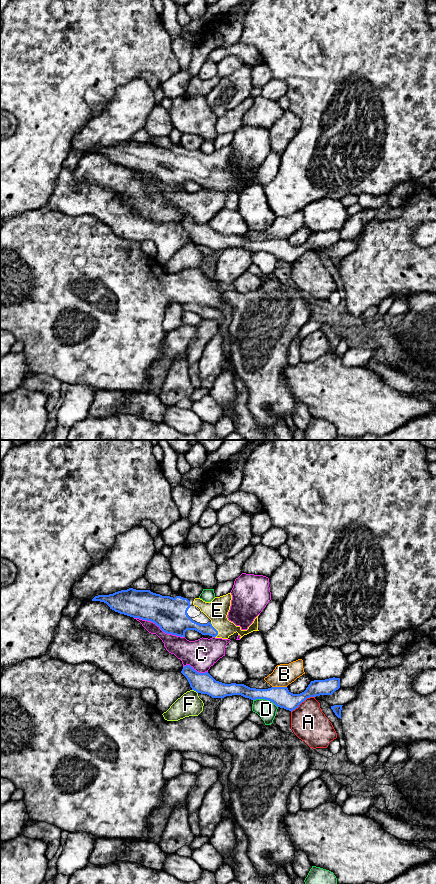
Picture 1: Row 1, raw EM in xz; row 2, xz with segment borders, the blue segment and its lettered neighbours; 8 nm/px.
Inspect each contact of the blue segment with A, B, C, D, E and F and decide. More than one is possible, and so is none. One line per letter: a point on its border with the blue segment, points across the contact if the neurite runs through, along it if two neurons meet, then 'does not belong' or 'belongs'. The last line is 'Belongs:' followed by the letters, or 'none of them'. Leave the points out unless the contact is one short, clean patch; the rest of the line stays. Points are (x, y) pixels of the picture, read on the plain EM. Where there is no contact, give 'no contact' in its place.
A: xz (302, 253) | along xz (314, 248), (307, 249), (291, 264) | does not belong
B: xz (279, 239) | does not belong
C: xz (159, 178) | does not belong
D: xz (265, 251) | does not belong
E: xz (216, 182) | across xz (186, 175), (204, 181), (216, 182), (217, 162) | belongs
F: xz (195, 242) | along xz (192, 241), (197, 245) | does not belong
Belongs: E

